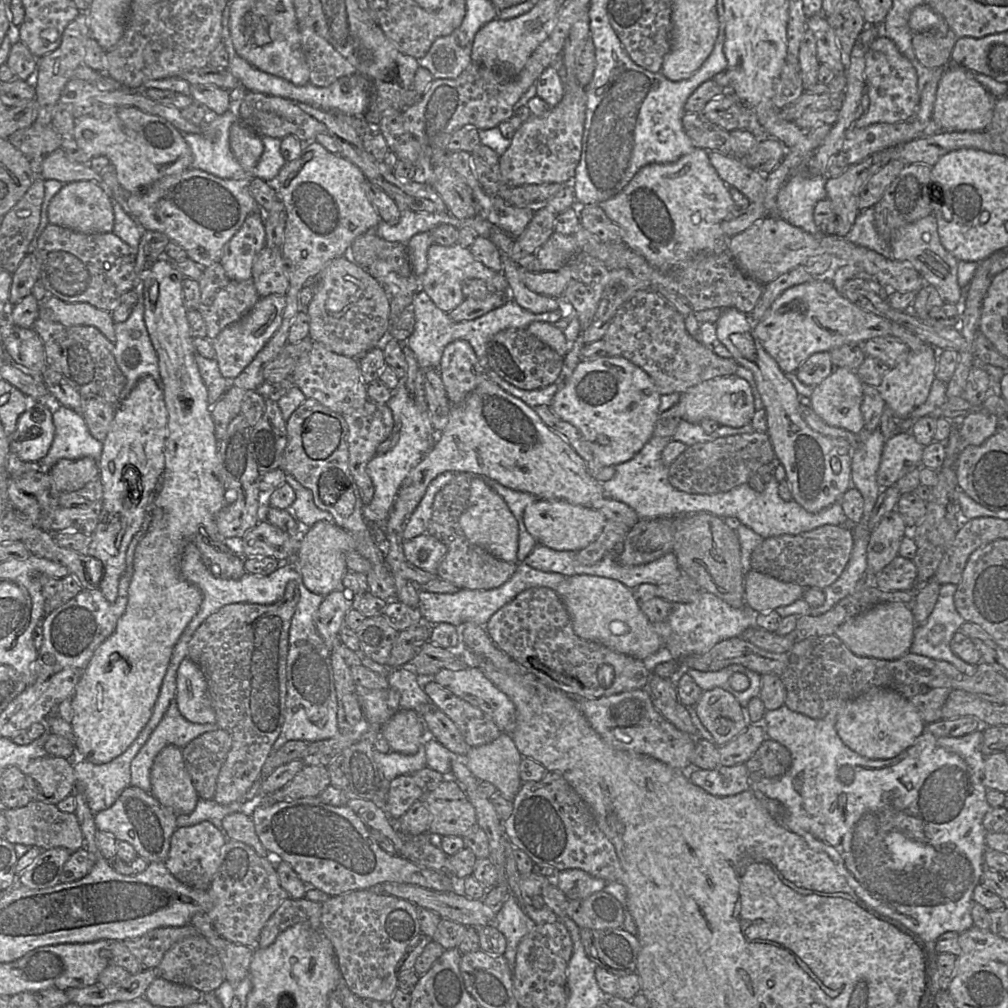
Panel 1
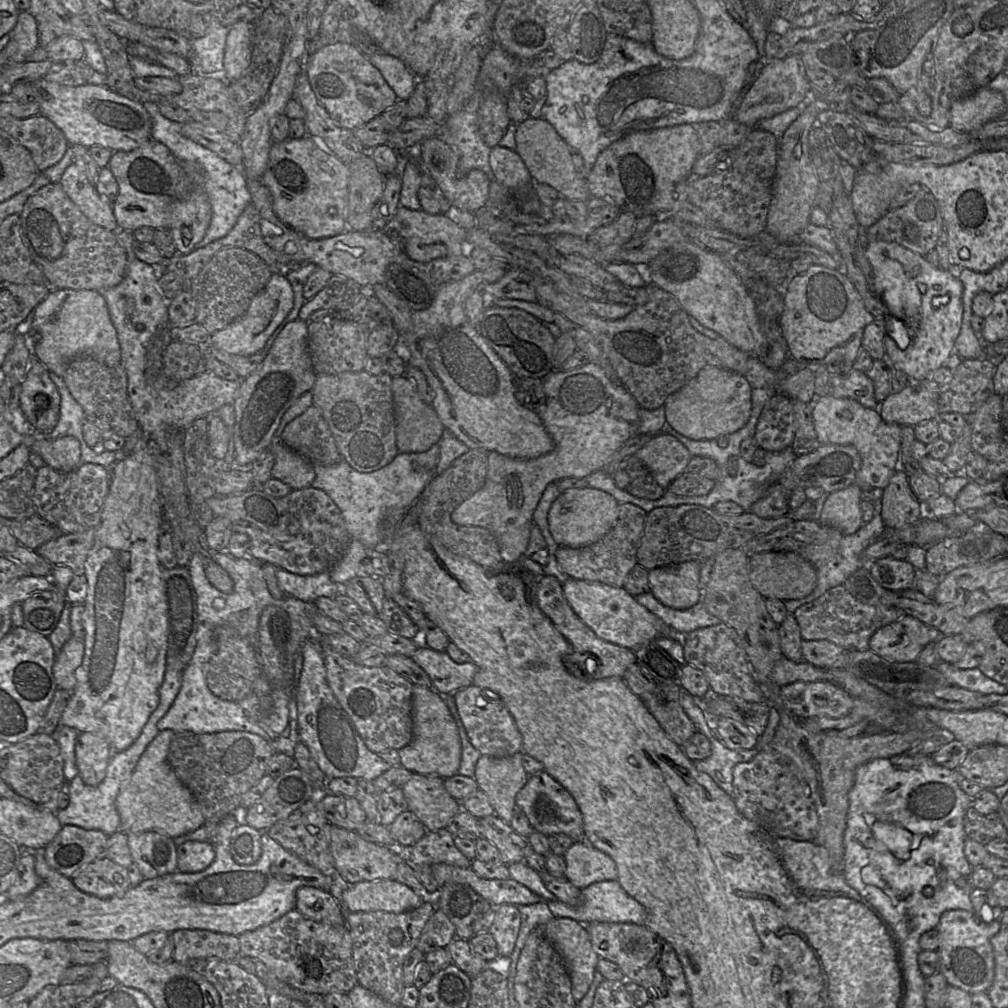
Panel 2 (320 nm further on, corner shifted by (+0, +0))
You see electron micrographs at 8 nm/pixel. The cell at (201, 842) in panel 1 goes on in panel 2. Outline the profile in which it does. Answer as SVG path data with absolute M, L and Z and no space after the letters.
M187 841L177 847L177 871L196 873L205 870L215 859L212 843Z

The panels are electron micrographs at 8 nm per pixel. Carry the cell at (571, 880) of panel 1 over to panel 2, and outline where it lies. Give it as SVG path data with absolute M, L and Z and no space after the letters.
M586 840L573 842L563 859L566 864L565 878L579 889L597 882L617 880L615 862Z

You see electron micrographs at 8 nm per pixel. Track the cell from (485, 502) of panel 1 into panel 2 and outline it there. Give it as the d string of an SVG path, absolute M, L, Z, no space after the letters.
M589 362L570 371L552 370L543 378L543 389L546 404L542 412L536 413L554 441L554 449L534 459L518 459L496 451L488 452L488 469L484 485L456 506L450 516L455 524L478 526L489 530L496 538L502 559L507 564L514 564L524 556L533 525L533 513L550 483L565 478L587 478L590 474L604 469L616 452L639 433L640 407L636 399L622 384L612 382L597 364Z

